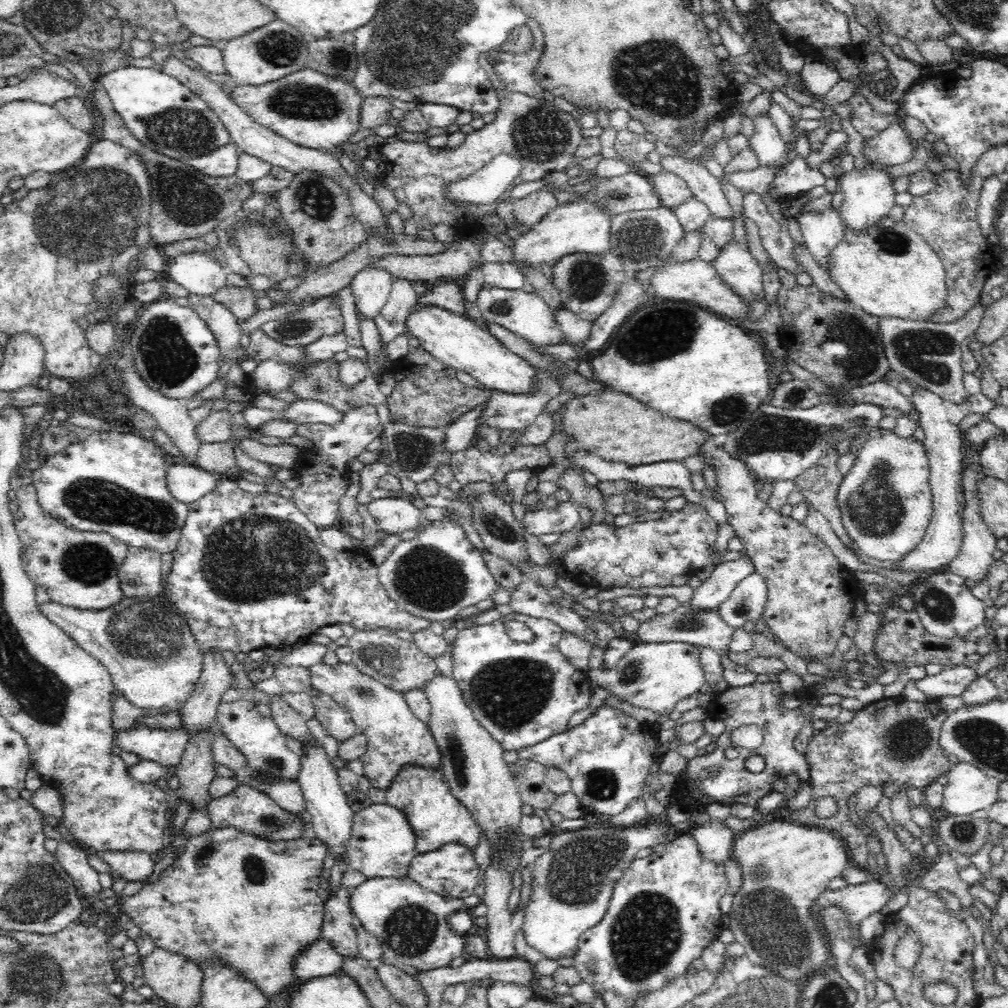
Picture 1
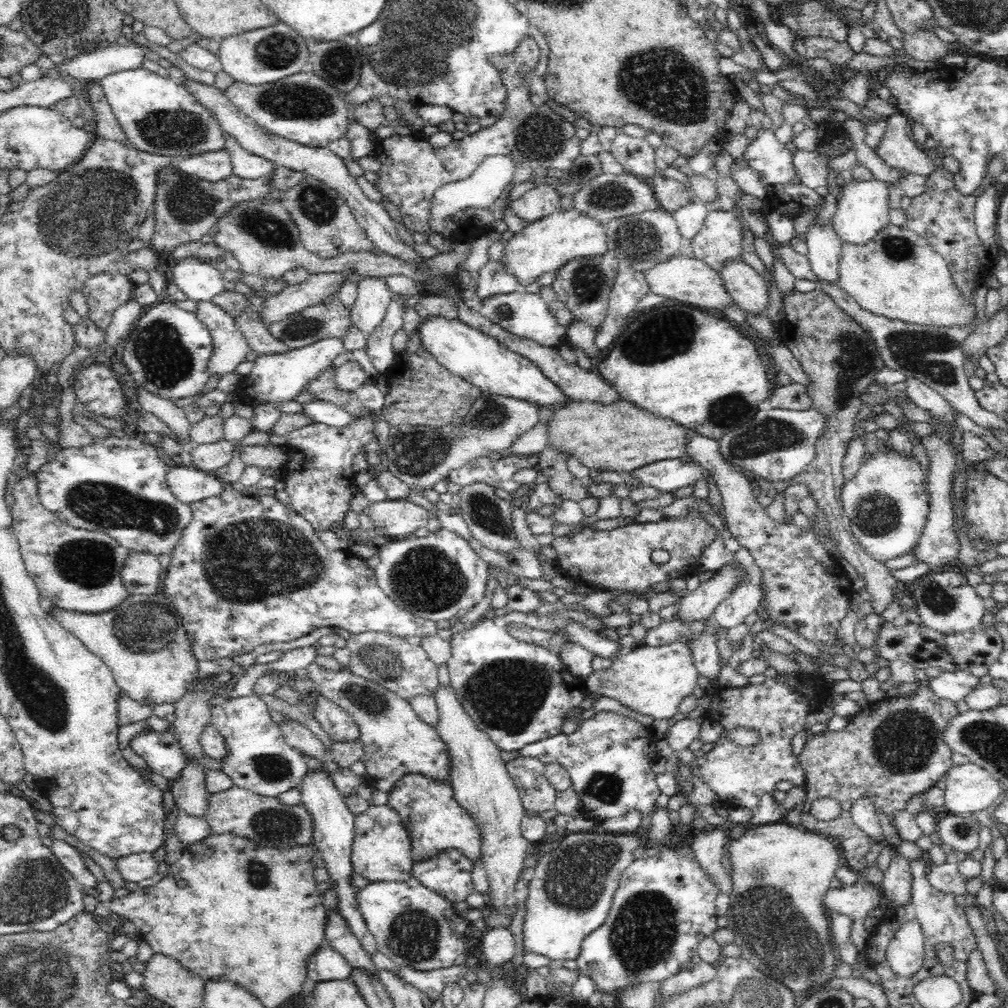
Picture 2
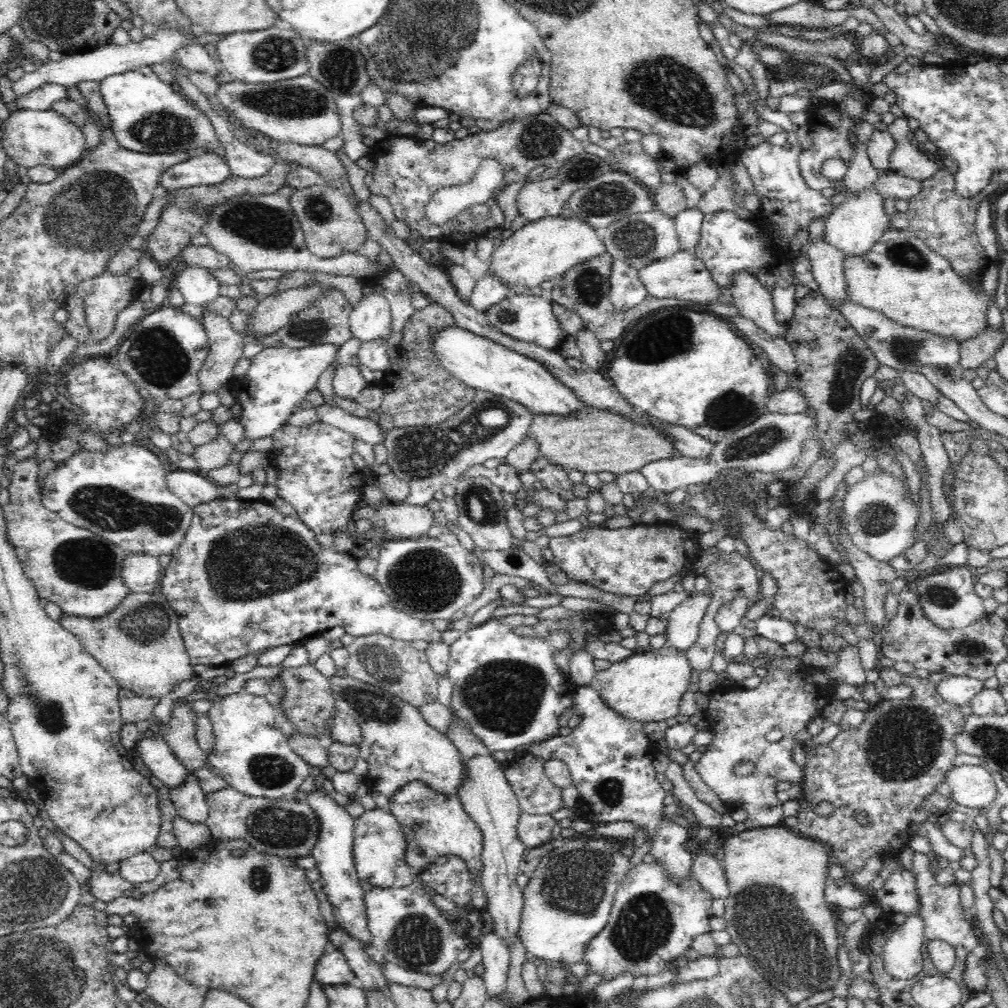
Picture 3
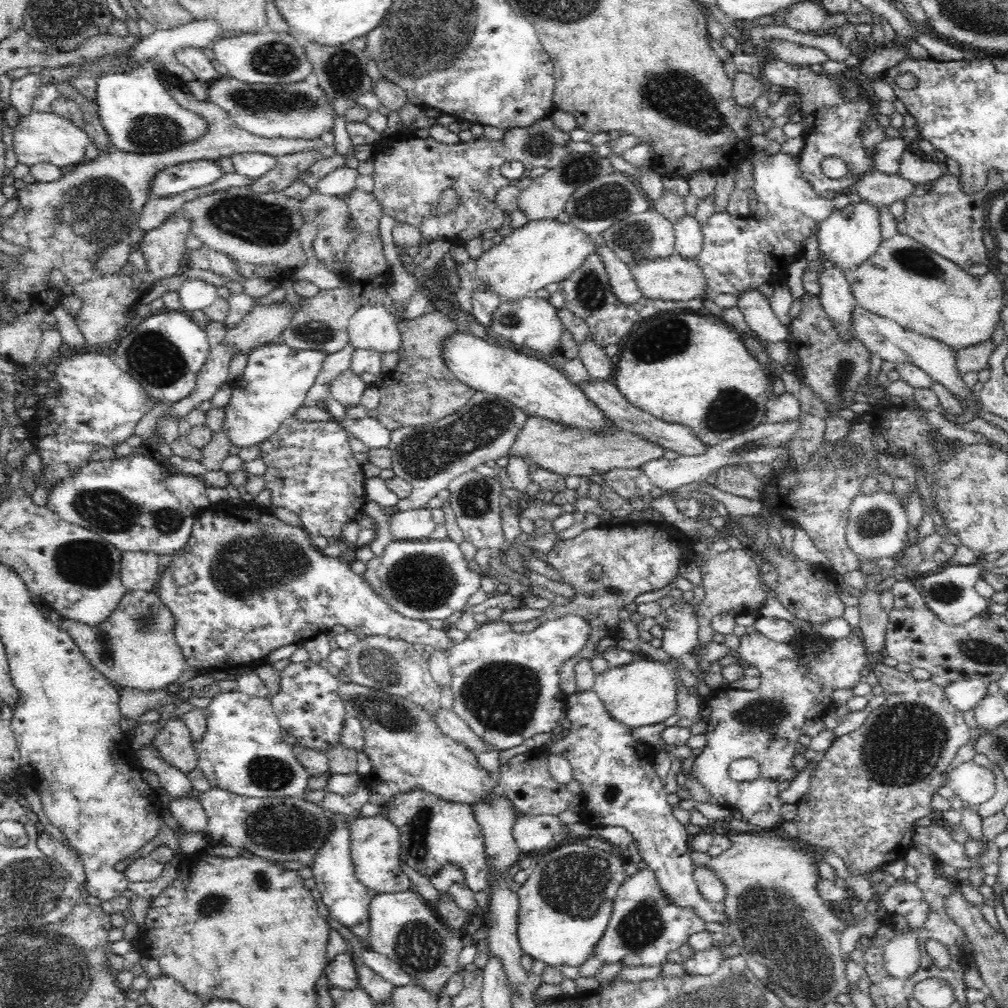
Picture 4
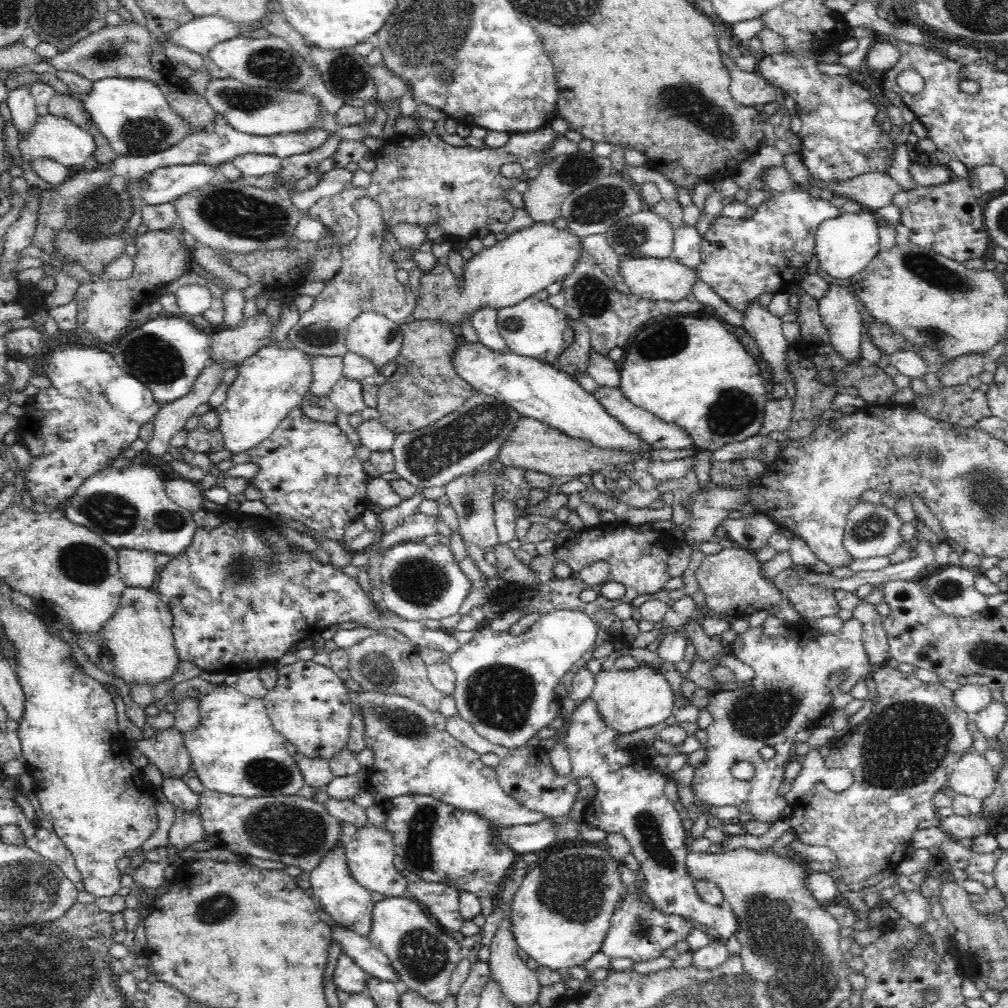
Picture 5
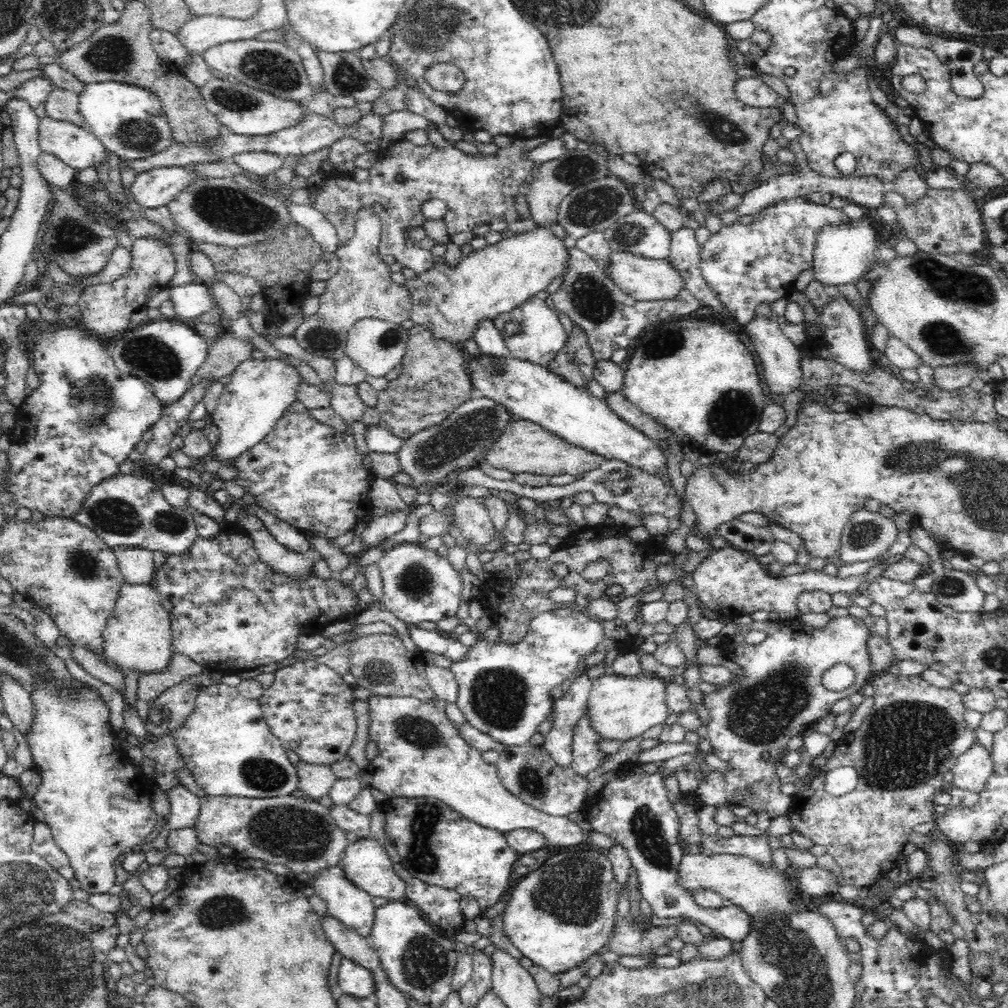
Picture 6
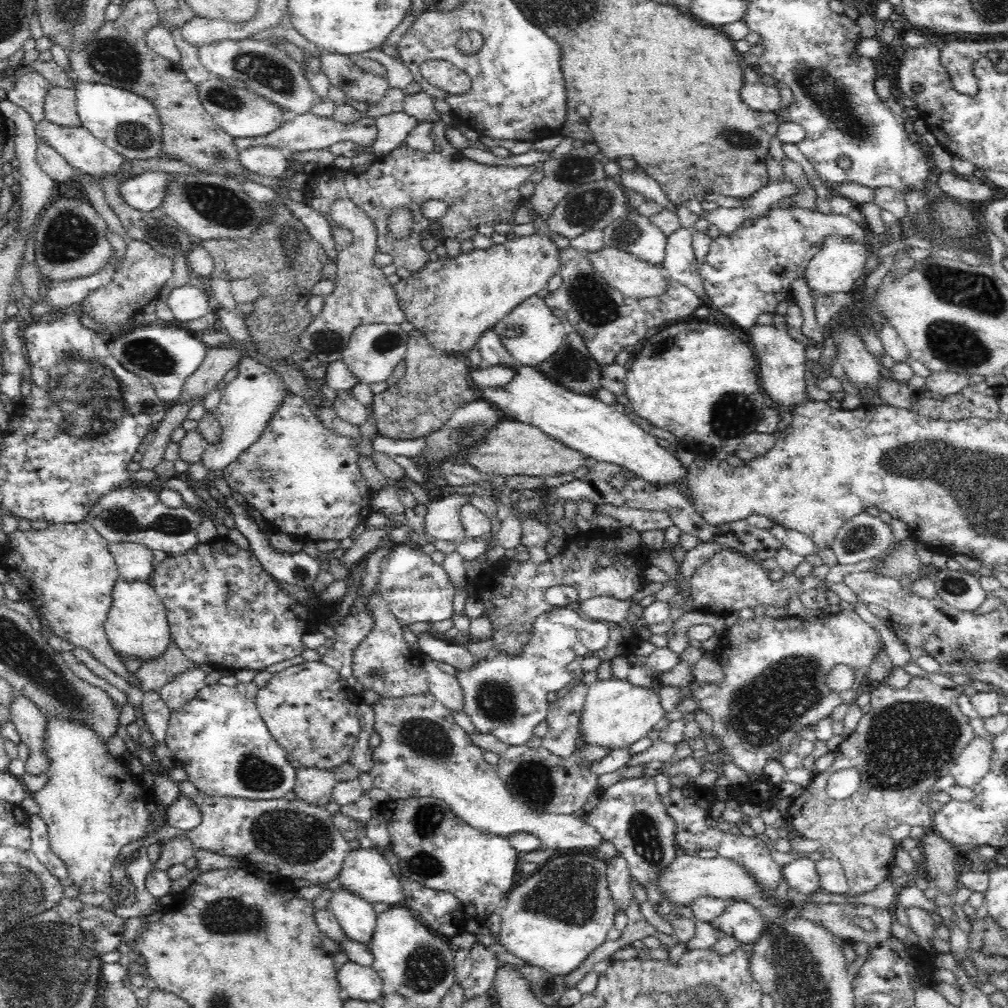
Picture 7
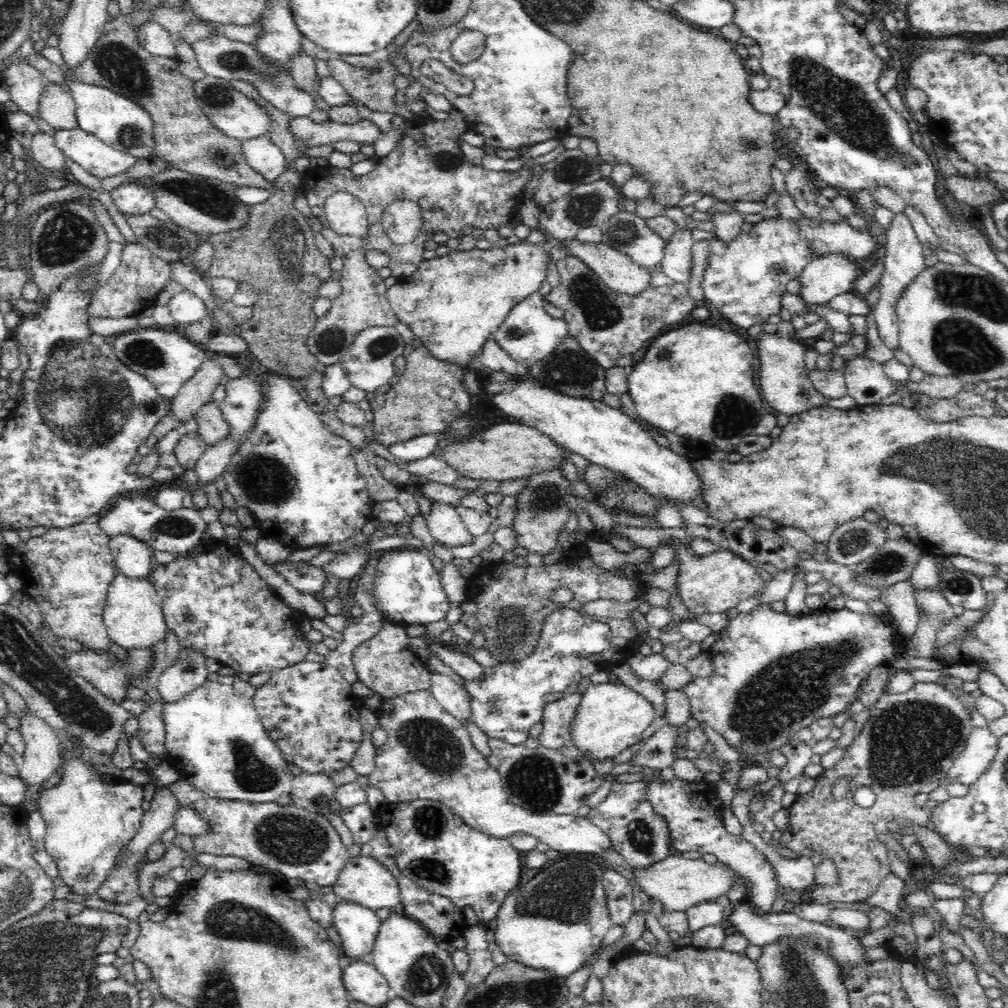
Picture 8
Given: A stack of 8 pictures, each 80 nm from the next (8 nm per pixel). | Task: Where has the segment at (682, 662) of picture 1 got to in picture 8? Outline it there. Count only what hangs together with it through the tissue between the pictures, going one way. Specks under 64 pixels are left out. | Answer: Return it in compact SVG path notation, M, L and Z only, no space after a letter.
M593 684L582 695L574 720L570 722L571 742L580 751L587 754L590 763L606 758L614 758L617 754L642 740L642 732L656 721L654 705L642 695L624 684Z

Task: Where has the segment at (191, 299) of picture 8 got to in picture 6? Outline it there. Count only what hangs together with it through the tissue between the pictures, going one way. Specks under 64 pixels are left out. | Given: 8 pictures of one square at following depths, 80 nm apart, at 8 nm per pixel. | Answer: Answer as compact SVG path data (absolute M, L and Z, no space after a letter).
M199 281L170 287L169 299L174 303L175 318L187 323L200 318L214 304L208 286Z

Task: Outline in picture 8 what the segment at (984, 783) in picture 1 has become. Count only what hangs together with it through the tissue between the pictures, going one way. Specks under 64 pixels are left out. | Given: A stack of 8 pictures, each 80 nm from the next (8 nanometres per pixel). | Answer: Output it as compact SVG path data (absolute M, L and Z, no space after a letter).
M973 727L968 736L964 751L954 760L947 777L954 782L969 786L976 782L983 772L991 766L998 752L999 738L987 727Z

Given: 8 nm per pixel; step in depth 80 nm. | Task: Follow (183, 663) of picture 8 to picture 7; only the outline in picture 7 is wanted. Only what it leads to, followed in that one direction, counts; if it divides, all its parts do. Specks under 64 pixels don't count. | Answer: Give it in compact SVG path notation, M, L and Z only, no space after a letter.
M193 662L195 666L187 672L178 674L171 682L168 682L159 692L162 700L168 705L170 710L178 710L205 686L206 674L200 670L200 666Z

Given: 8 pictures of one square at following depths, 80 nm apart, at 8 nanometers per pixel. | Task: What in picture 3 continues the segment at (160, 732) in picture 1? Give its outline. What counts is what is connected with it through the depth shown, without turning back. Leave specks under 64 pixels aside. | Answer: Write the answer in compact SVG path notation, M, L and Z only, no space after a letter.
M142 738L135 751L156 778L170 789L176 790L185 782L188 769L180 764L174 752L162 738Z

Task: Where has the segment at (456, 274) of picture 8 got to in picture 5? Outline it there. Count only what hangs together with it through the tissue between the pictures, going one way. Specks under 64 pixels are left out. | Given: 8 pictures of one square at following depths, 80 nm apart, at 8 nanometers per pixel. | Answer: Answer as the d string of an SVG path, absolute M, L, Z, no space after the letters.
M534 223L500 237L494 246L484 247L472 260L468 260L464 270L466 286L462 290L458 290L449 266L434 261L430 273L422 276L420 298L412 315L416 321L432 320L439 326L446 322L456 326L477 308L492 306L496 310L508 309L555 282L562 283L576 266L582 251L582 238L574 235L568 227L558 229L552 223Z

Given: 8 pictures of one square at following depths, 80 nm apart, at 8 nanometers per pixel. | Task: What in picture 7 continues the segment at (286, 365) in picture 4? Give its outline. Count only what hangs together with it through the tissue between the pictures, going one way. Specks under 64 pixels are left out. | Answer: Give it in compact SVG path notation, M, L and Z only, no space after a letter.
M244 356L237 364L238 375L221 390L221 401L214 410L214 418L222 427L220 438L209 444L200 460L207 472L222 470L238 458L238 455L254 443L262 434L263 427L280 406L283 394L288 391L284 386L284 378L270 366L265 366L250 356Z

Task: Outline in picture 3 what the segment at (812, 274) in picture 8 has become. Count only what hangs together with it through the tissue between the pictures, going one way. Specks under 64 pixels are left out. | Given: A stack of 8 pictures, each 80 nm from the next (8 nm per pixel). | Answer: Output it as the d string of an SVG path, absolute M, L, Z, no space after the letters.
M874 188L863 189L856 196L845 192L846 200L836 206L825 219L823 242L835 248L844 259L860 258L873 248L883 232L889 227L889 219L884 211L885 199Z

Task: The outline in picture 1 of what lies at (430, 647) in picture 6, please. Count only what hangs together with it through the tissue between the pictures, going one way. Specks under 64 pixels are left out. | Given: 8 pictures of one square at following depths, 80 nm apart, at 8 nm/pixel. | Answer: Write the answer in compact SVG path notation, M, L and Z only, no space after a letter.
M218 476L217 488L212 493L205 494L196 502L190 503L189 516L185 520L182 536L177 544L177 549L173 552L173 565L171 572L166 574L164 584L164 595L176 606L179 613L187 621L192 637L195 638L196 645L199 646L200 654L221 653L232 651L239 658L246 657L248 653L256 649L265 647L274 648L274 644L286 644L294 646L302 642L302 636L309 638L314 635L321 626L328 624L340 624L348 622L358 630L388 629L393 632L398 630L408 631L412 634L421 633L422 630L430 630L431 621L426 618L414 617L406 610L392 601L390 595L383 588L378 578L378 567L372 564L367 554L357 549L341 551L334 550L324 544L320 538L320 529L306 515L298 509L294 501L278 495L278 492L268 490L262 493L245 492L236 483L237 479Z

